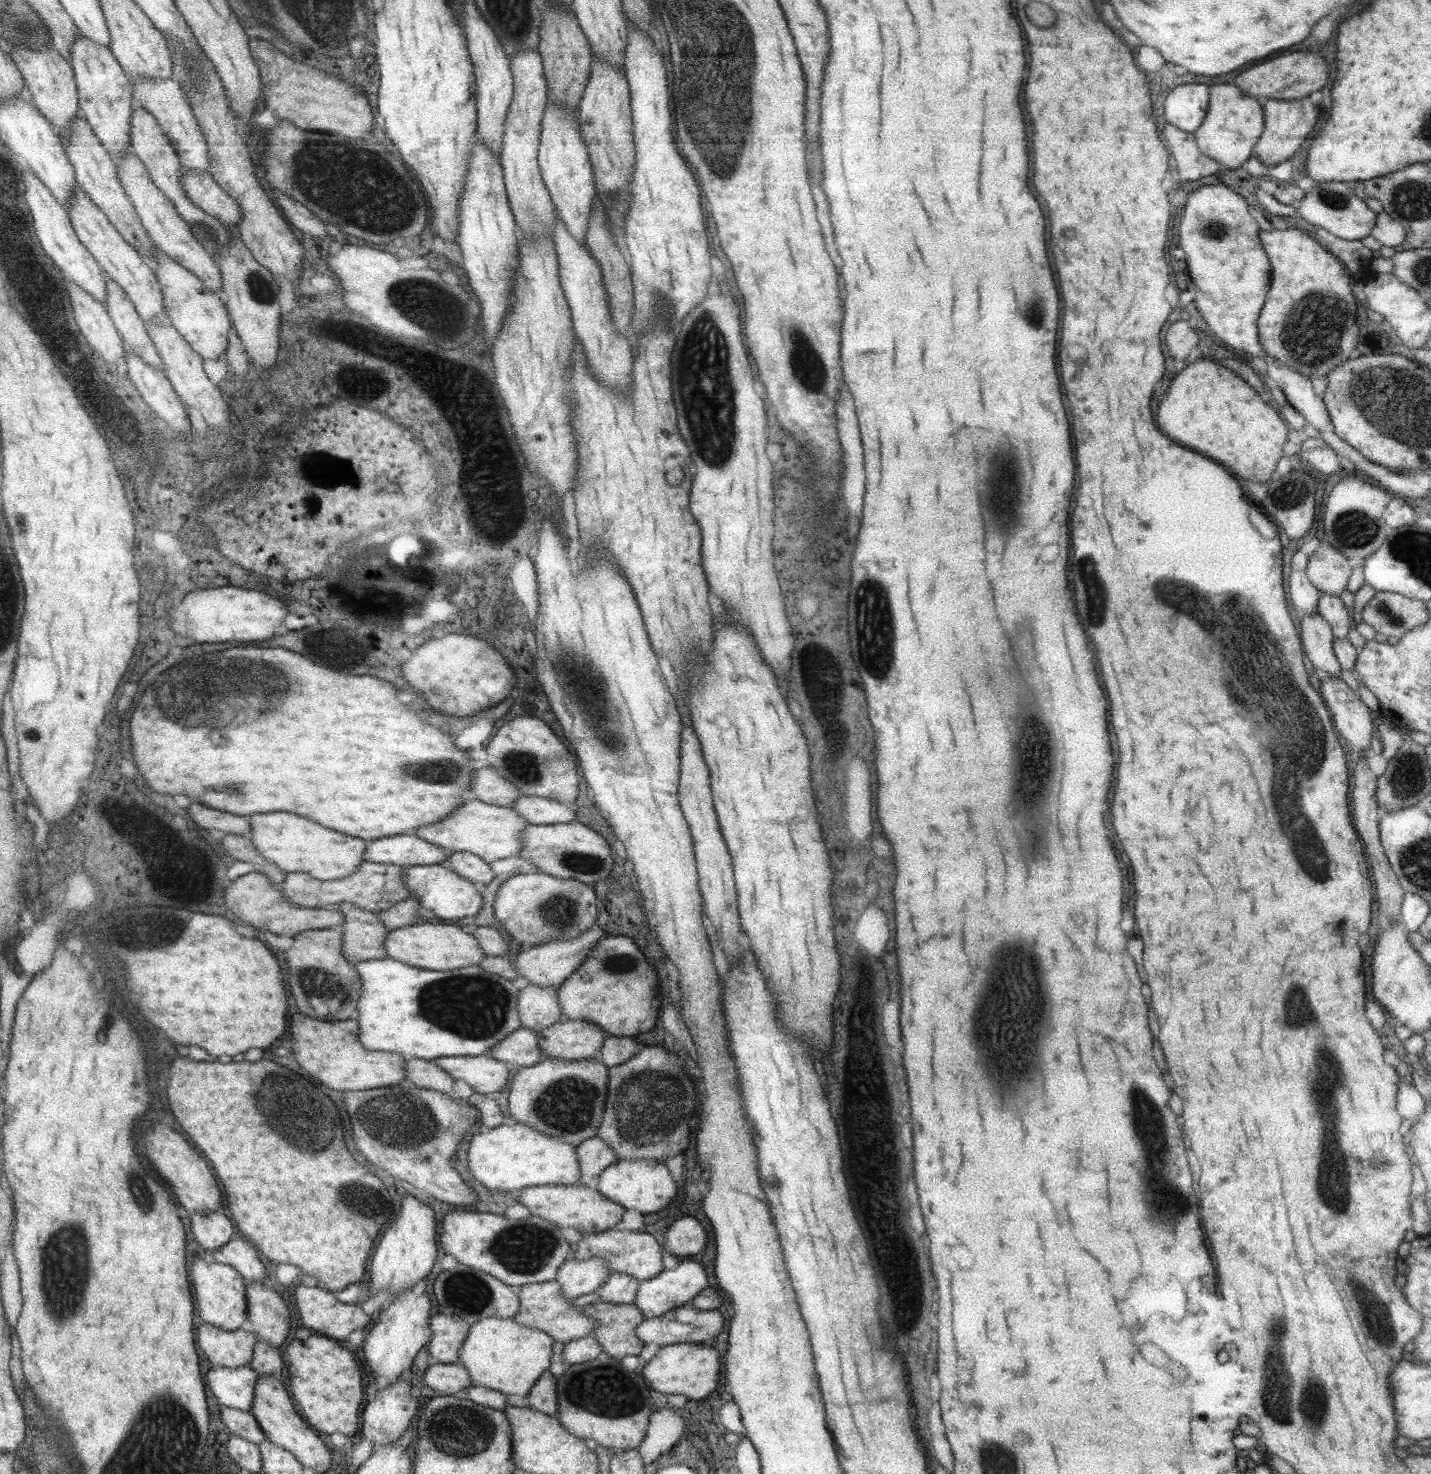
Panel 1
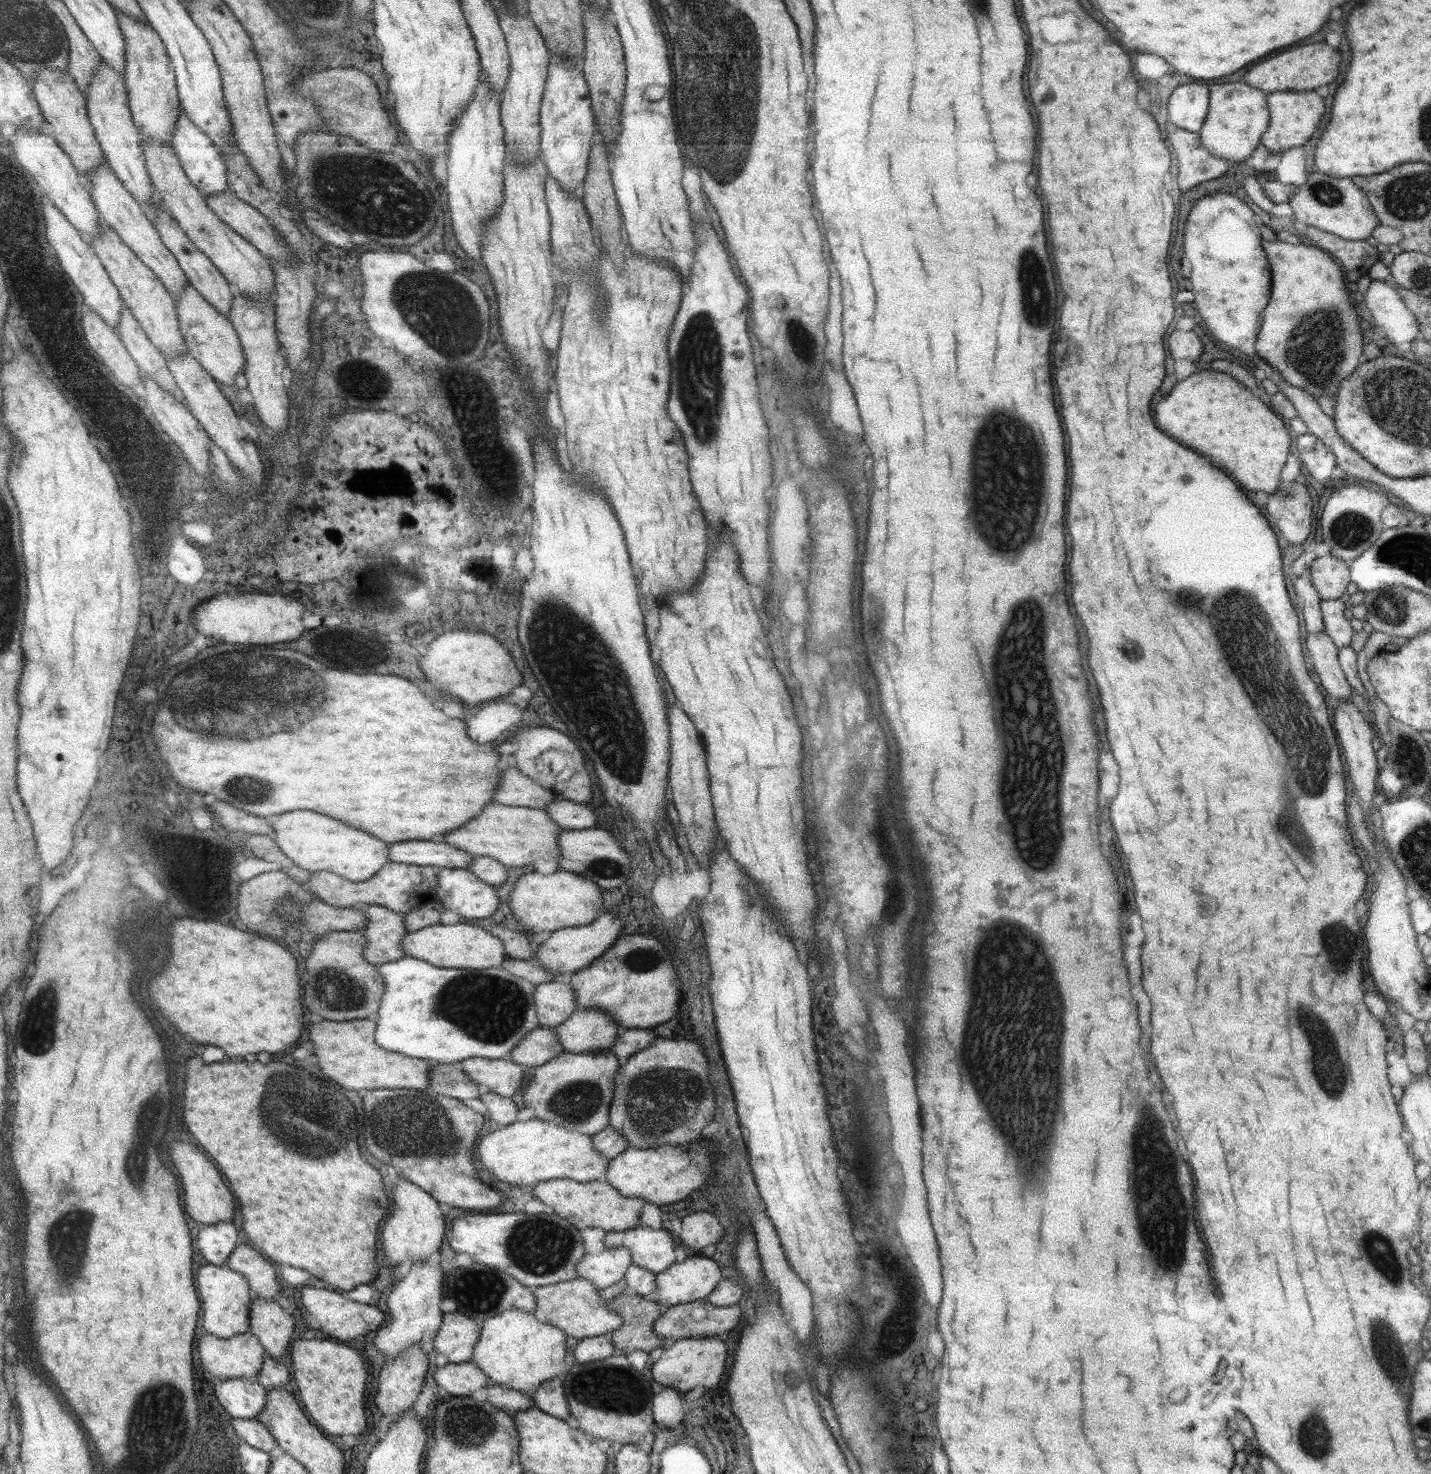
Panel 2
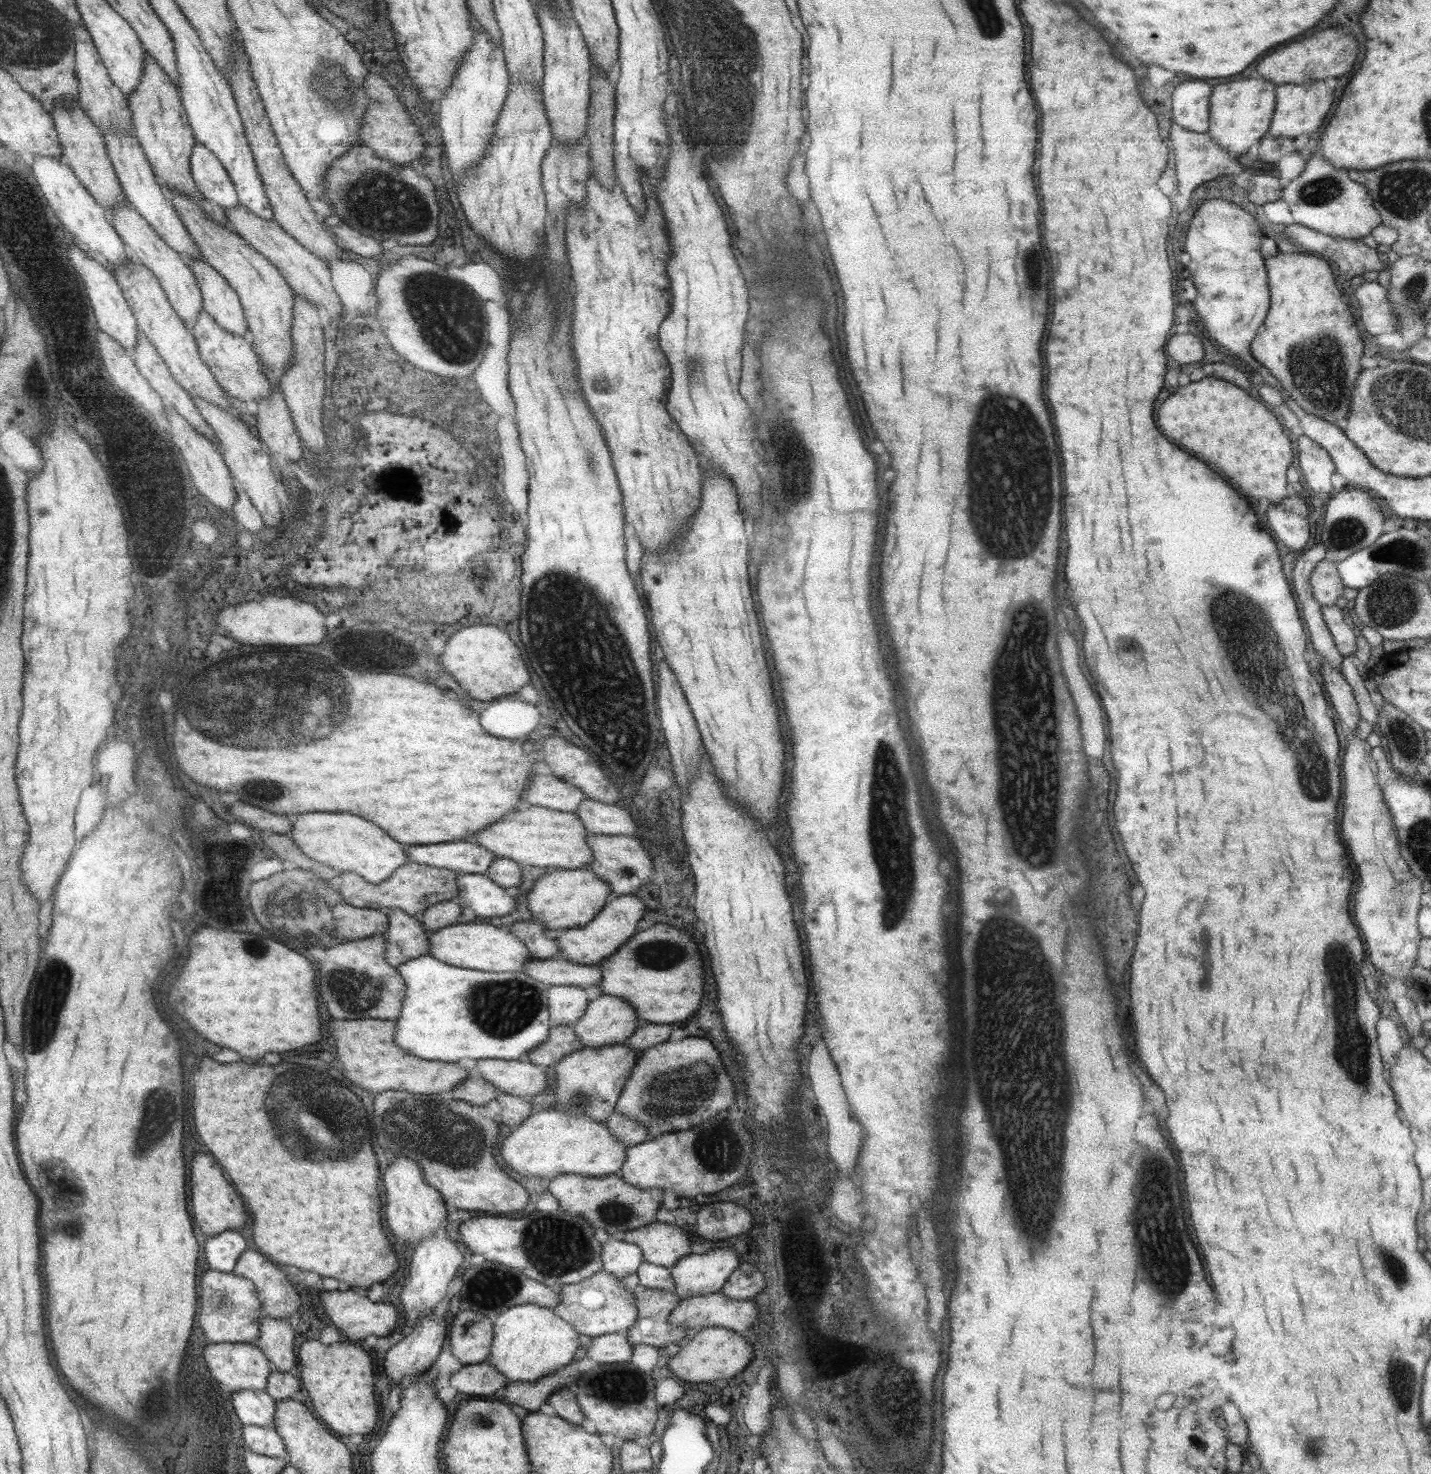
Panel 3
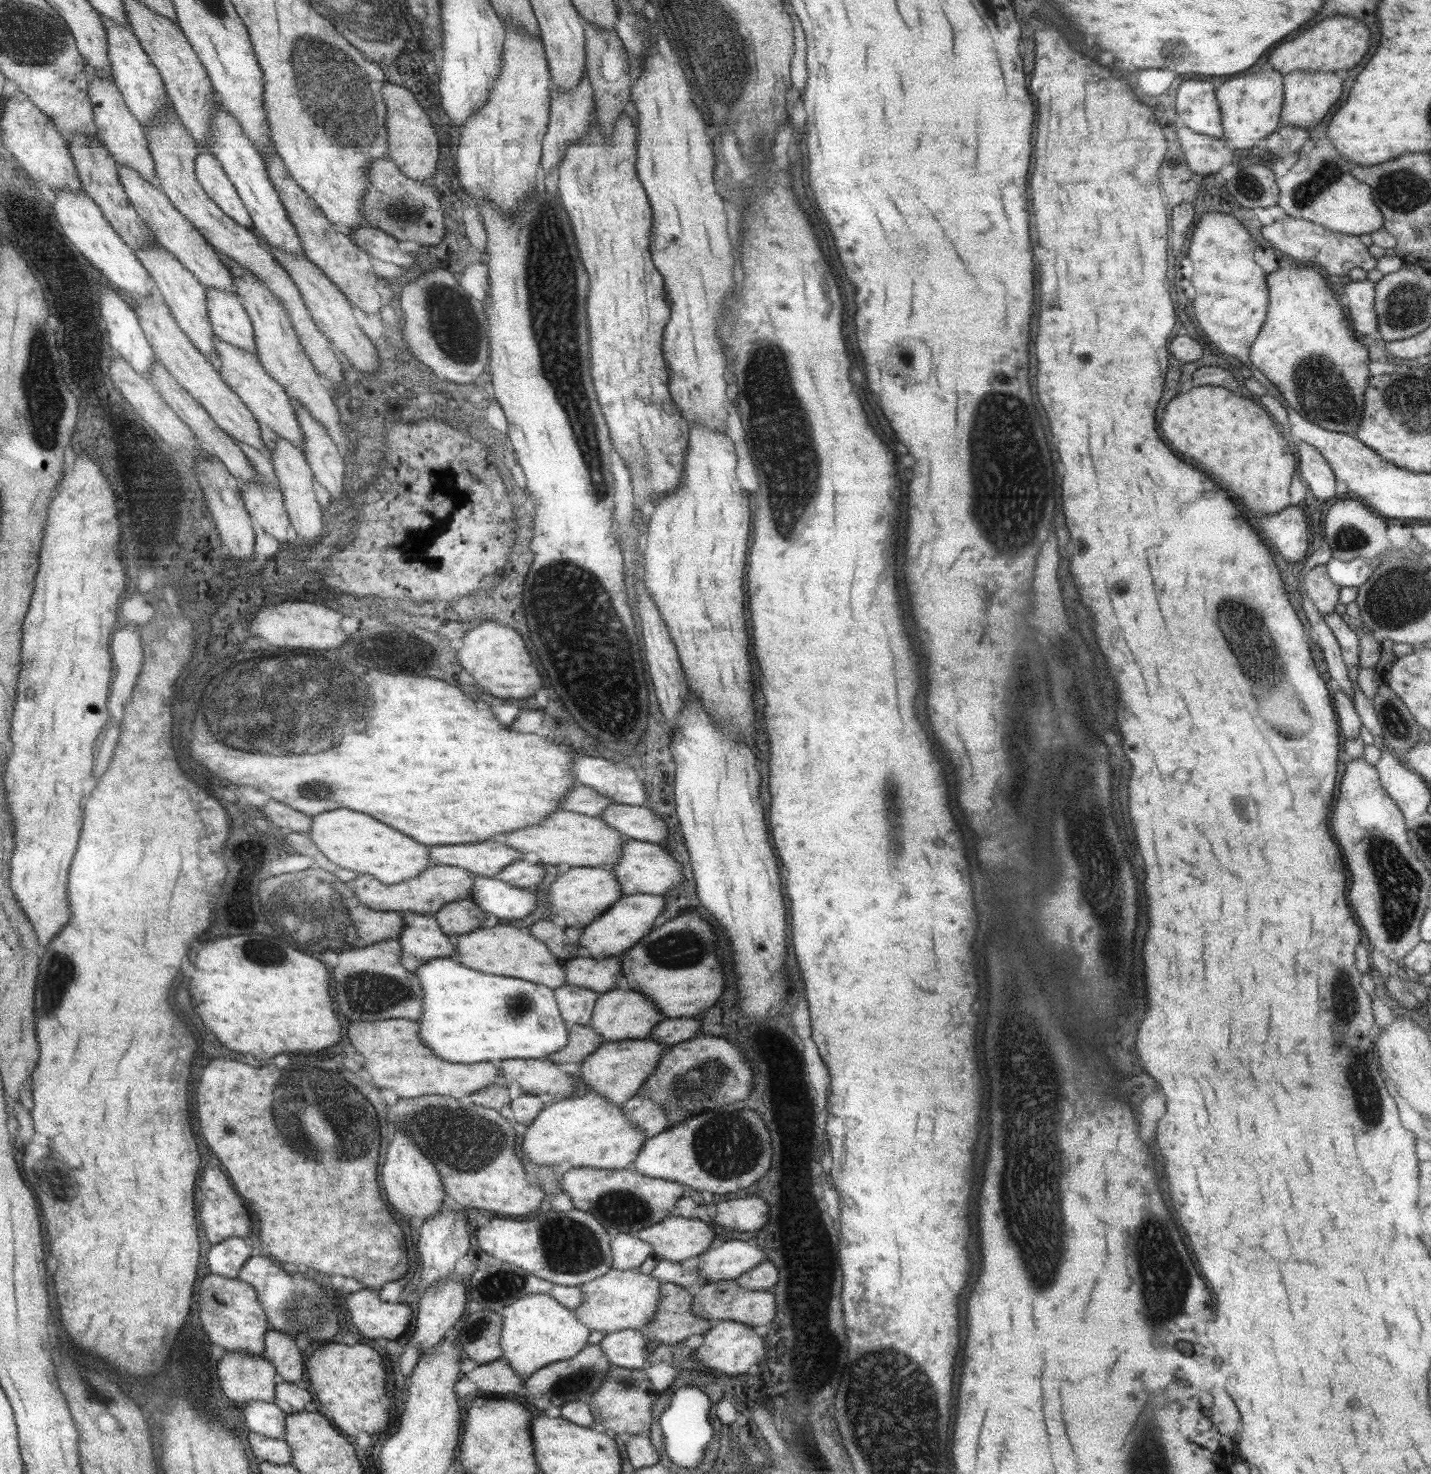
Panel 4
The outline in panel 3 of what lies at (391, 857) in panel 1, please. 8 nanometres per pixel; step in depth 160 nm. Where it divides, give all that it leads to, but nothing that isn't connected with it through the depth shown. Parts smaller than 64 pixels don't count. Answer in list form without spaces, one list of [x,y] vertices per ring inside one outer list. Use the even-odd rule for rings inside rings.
[[[459,839],[439,844],[414,844],[405,849],[407,862],[446,868],[456,873],[485,875],[495,857],[474,842]]]

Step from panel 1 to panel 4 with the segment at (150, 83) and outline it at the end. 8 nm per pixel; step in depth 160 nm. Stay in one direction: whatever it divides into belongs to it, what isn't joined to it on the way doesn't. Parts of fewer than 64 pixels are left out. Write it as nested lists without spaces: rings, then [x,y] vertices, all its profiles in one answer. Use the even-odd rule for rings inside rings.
[[[203,151],[194,158],[194,175],[214,204],[222,209],[228,218],[241,226],[250,228],[251,218],[241,203],[233,183],[215,157]]]

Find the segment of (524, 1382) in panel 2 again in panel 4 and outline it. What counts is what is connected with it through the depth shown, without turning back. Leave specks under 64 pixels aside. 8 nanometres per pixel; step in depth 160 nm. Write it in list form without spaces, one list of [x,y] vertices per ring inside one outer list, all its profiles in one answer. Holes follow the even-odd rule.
[[[528,1294],[501,1307],[502,1327],[500,1359],[506,1361],[517,1376],[528,1377],[538,1368],[575,1356],[585,1345],[590,1330],[574,1317],[571,1310],[553,1300],[549,1294]]]

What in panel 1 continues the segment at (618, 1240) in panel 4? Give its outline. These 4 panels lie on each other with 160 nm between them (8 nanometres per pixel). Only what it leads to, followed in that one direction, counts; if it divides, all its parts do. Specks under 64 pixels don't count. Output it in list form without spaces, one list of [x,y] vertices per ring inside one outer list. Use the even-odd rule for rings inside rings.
[[[568,1256],[557,1267],[553,1281],[558,1284],[567,1300],[573,1300],[582,1294],[595,1292],[609,1273],[606,1262],[600,1258],[575,1260]]]

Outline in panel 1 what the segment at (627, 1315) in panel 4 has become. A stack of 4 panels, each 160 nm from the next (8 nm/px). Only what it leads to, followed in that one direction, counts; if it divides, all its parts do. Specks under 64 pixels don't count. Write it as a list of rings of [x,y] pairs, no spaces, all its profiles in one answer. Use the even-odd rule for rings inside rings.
[[[556,1282],[522,1284],[516,1291],[519,1299],[519,1310],[515,1312],[512,1319],[520,1326],[540,1330],[548,1334],[554,1341],[563,1344],[591,1334],[594,1320],[585,1316],[581,1310],[575,1310],[571,1304],[572,1300],[567,1300],[562,1295]]]

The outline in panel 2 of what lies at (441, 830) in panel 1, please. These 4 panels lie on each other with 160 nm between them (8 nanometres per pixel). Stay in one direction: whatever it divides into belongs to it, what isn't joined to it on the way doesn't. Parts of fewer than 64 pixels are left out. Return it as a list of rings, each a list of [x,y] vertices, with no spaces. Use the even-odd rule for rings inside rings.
[[[491,801],[479,811],[477,816],[471,817],[465,824],[455,828],[455,831],[447,832],[443,836],[434,838],[436,841],[445,842],[474,856],[489,856],[503,866],[516,867],[532,864],[535,860],[556,860],[559,849],[556,847],[556,836],[564,830],[557,826],[548,816],[544,809],[527,808],[526,806],[505,806]]]

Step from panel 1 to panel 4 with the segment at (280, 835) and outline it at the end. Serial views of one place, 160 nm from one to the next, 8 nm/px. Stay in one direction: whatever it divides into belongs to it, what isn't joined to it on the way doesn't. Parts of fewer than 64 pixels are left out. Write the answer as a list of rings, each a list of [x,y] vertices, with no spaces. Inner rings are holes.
[[[347,808],[313,816],[307,836],[333,864],[358,874],[374,876],[385,885],[407,880],[431,865],[428,859],[429,846],[413,842],[385,824],[379,824],[374,818],[363,816],[361,812],[351,812]]]

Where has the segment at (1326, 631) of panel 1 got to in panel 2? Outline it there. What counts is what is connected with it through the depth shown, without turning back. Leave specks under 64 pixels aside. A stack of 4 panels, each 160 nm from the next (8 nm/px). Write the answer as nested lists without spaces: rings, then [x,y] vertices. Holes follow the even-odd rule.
[[[1324,630],[1315,634],[1307,633],[1305,637],[1305,650],[1307,650],[1307,654],[1311,657],[1313,668],[1318,674],[1321,687],[1327,691],[1328,698],[1330,700],[1349,700],[1352,688],[1347,683],[1339,666],[1338,648],[1333,644],[1331,637]]]

